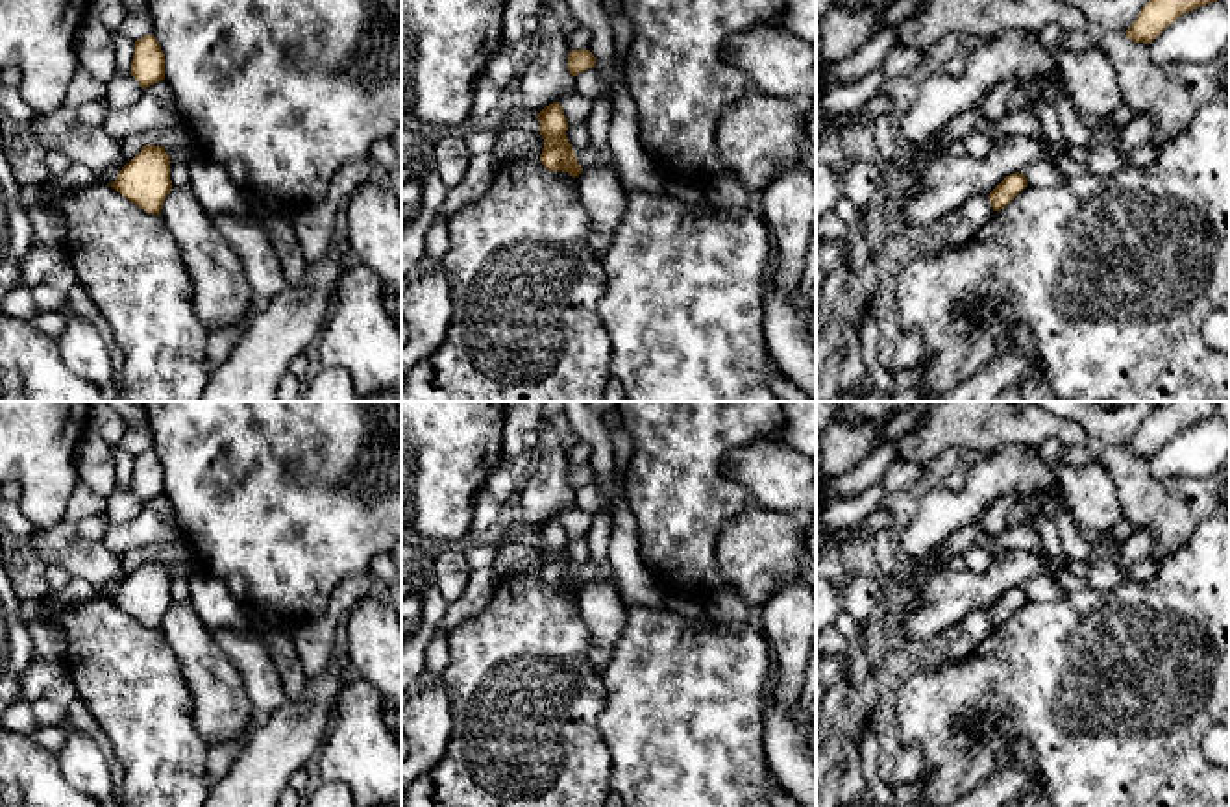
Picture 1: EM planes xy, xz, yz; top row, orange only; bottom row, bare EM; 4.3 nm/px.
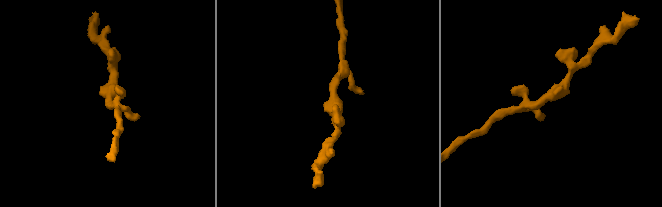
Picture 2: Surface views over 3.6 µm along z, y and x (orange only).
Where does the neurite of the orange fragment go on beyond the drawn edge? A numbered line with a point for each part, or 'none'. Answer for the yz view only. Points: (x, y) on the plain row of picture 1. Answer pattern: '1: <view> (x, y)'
none

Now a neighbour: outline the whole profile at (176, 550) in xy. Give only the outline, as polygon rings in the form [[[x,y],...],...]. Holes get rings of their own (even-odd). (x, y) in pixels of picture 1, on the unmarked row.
[[[183,539],[144,546],[144,548],[129,552],[124,557],[122,576],[111,581],[109,585],[105,585],[104,589],[98,589],[100,596],[113,598],[118,587],[122,585],[122,581],[129,577],[146,559],[163,561],[163,563],[178,561],[178,563],[185,563],[194,568],[192,553],[189,546],[183,542]]]

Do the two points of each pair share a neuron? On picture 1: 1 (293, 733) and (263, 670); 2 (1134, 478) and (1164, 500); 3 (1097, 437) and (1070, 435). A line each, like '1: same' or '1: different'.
1: different
2: same
3: different

